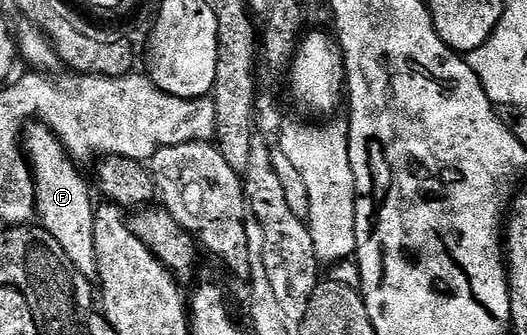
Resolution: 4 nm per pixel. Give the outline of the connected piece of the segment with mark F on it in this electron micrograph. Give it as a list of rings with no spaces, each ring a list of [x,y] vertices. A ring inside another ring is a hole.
[[[29,124],[23,131],[22,148],[34,178],[36,213],[41,226],[53,235],[84,277],[95,278],[98,275],[97,252],[94,249],[96,207],[92,205],[91,186],[88,187],[68,150],[47,125]]]

